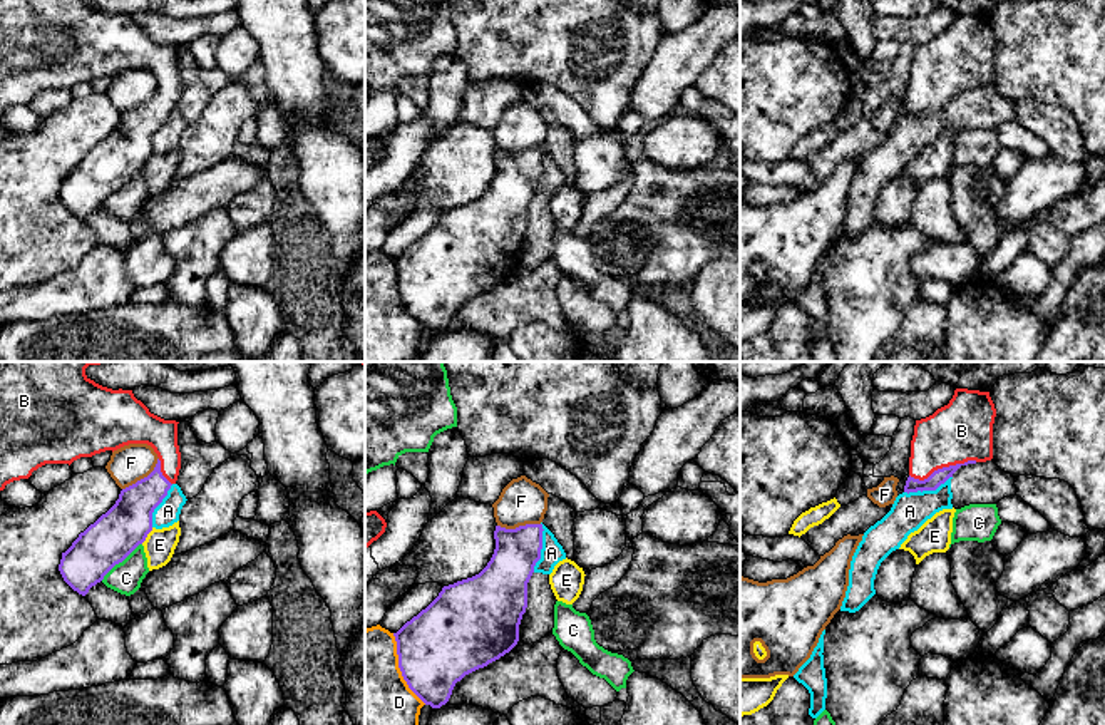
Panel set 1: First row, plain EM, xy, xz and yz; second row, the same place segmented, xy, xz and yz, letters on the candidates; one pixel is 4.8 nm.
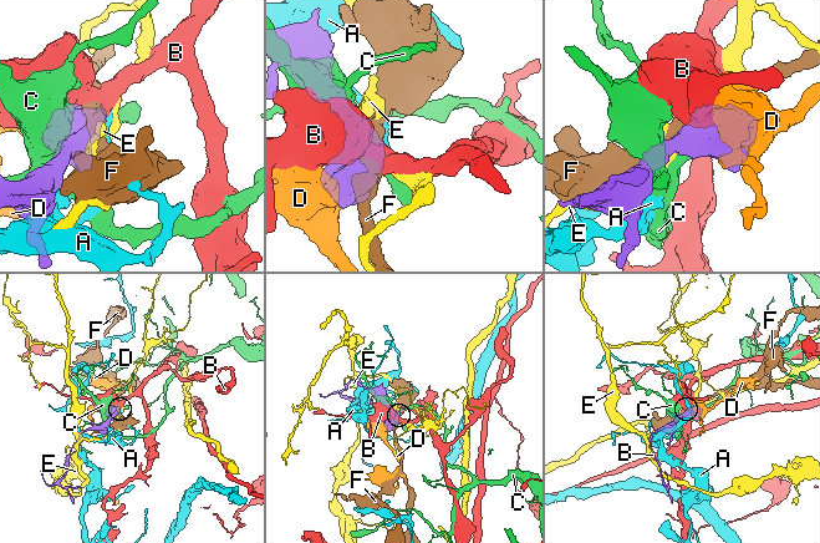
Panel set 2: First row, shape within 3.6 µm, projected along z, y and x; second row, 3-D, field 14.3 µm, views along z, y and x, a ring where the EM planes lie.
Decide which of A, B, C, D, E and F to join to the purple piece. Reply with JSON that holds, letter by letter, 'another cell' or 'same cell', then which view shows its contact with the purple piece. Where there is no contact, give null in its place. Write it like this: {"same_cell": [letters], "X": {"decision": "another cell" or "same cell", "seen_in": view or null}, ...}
{"same_cell": ["B"], "A": {"decision": "another cell", "seen_in": "xz"}, "B": {"decision": "same cell", "seen_in": "yz"}, "C": {"decision": "another cell", "seen_in": "xy"}, "D": {"decision": "another cell", "seen_in": "xz"}, "E": {"decision": "another cell", "seen_in": "xy"}, "F": {"decision": "another cell", "seen_in": "xy"}}

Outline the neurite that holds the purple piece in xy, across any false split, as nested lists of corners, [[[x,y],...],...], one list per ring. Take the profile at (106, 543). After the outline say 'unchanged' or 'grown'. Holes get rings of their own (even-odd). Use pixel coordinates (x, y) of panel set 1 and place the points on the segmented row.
[[[0,362],[0,491],[13,481],[28,479],[45,464],[70,465],[80,457],[129,444],[147,444],[159,457],[147,477],[122,489],[116,504],[62,553],[59,571],[82,596],[146,541],[152,531],[152,512],[181,469],[179,422],[151,414],[132,390],[112,390],[90,380],[85,368],[100,363],[105,362]]] | grown

